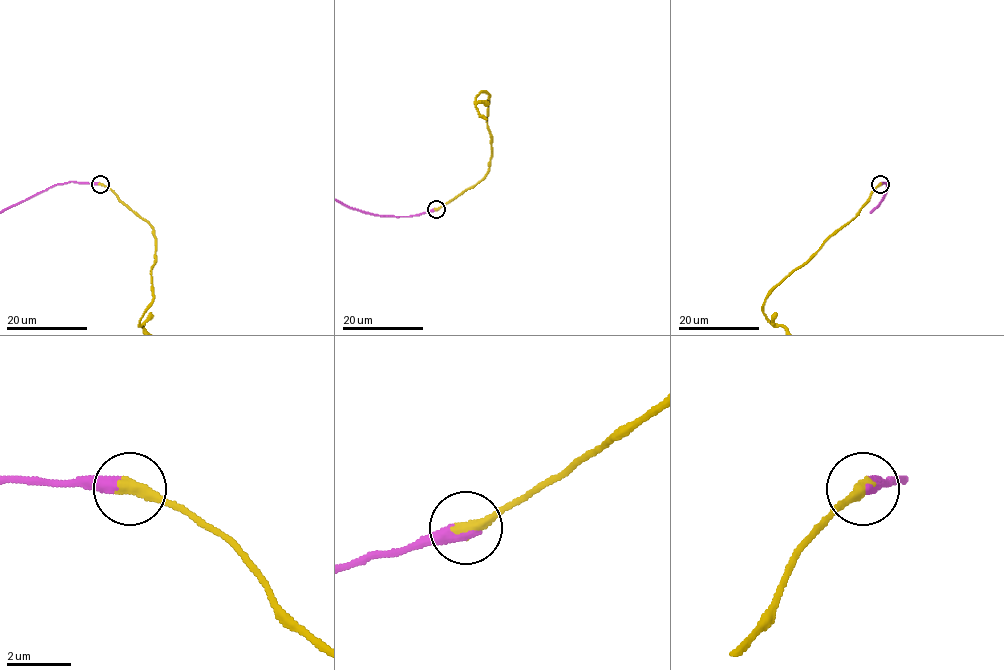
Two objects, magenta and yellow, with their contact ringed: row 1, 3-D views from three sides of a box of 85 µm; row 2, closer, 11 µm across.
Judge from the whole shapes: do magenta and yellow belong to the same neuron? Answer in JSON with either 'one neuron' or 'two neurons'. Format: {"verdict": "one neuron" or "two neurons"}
{"verdict": "one neuron"}

